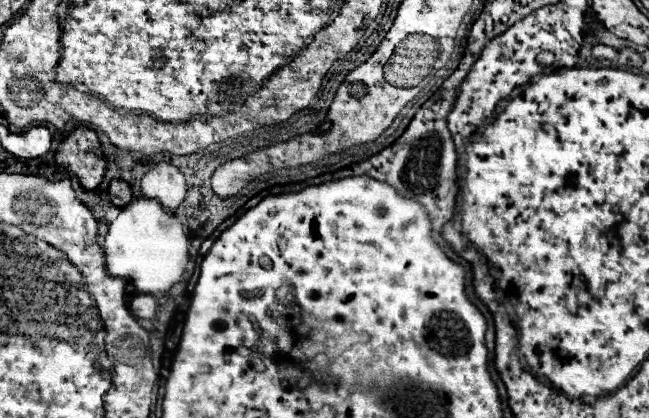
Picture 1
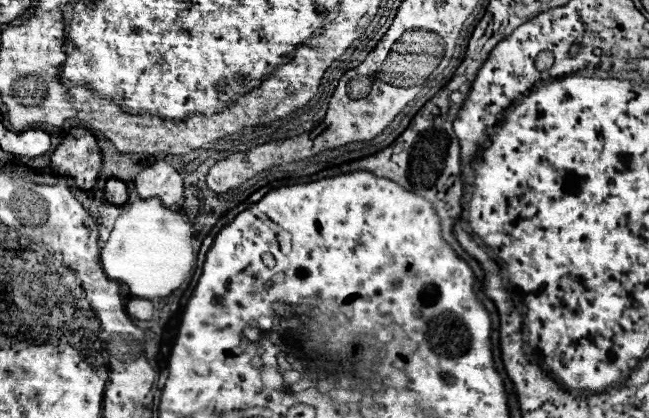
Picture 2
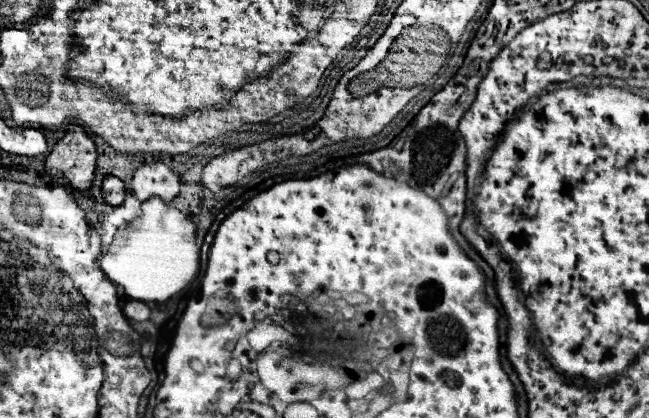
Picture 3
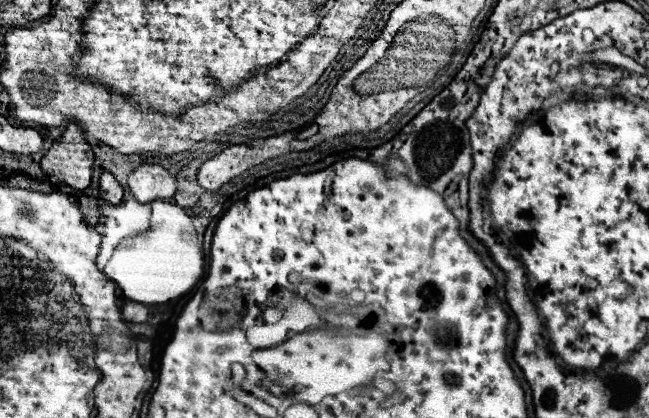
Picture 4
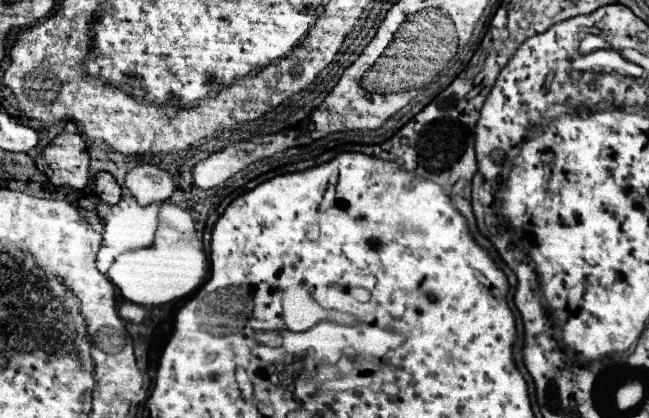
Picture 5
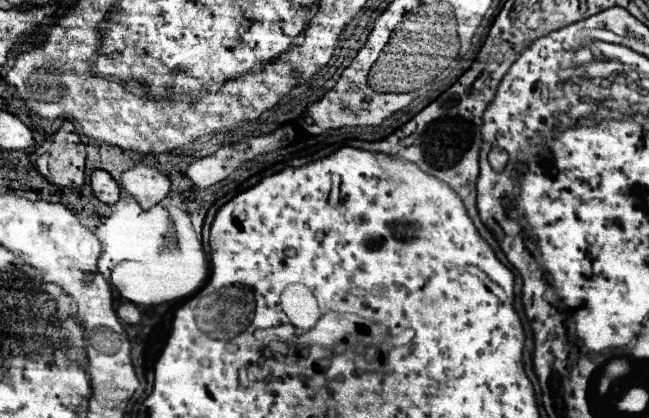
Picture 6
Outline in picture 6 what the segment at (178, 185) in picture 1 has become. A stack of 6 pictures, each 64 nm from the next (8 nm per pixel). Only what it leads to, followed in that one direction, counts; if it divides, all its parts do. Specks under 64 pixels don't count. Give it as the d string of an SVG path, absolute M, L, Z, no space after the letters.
M134 166L122 174L122 188L132 194L142 208L152 208L170 192L168 176L150 166Z

